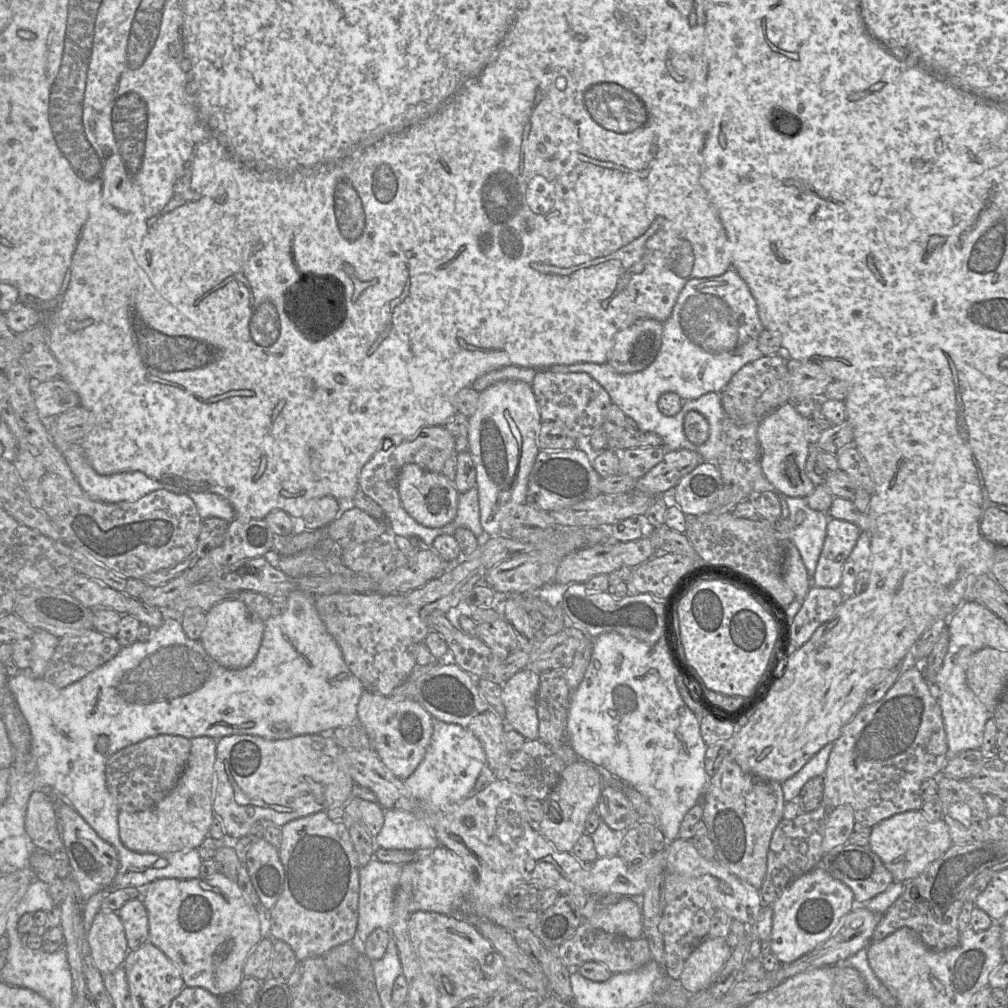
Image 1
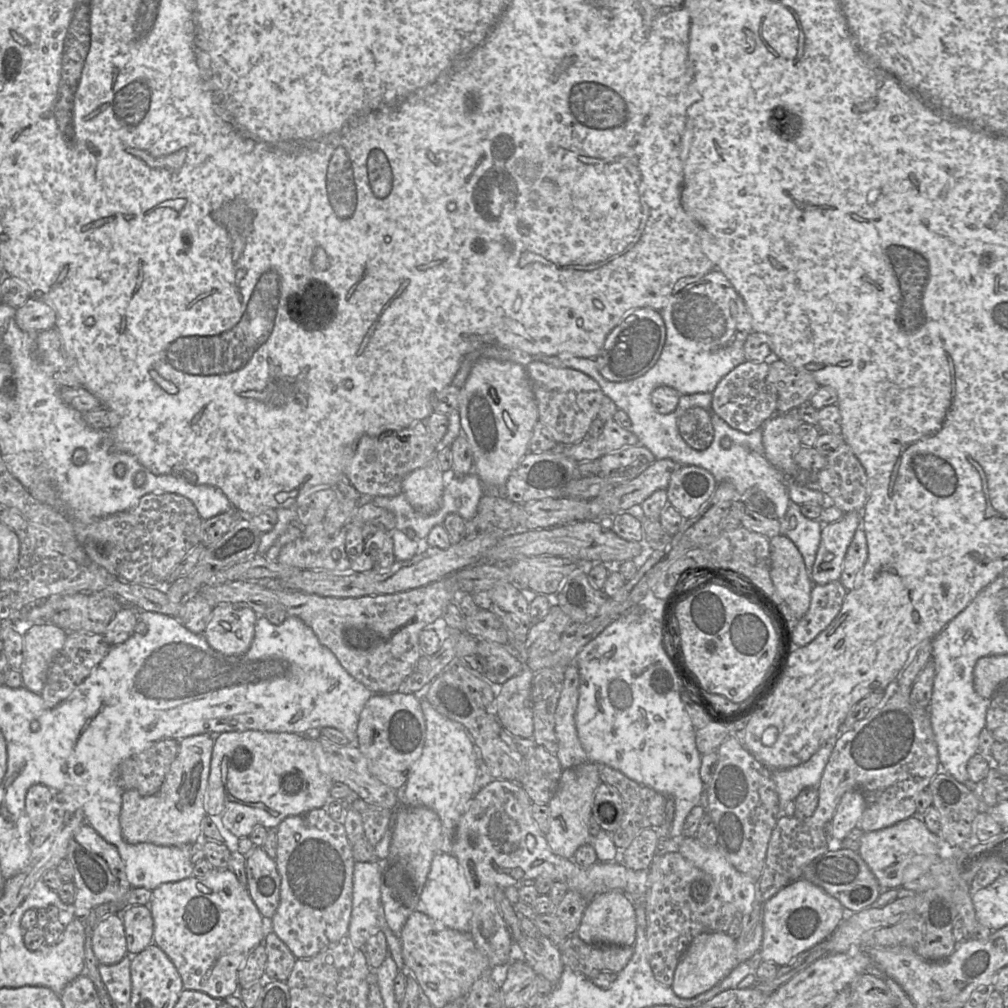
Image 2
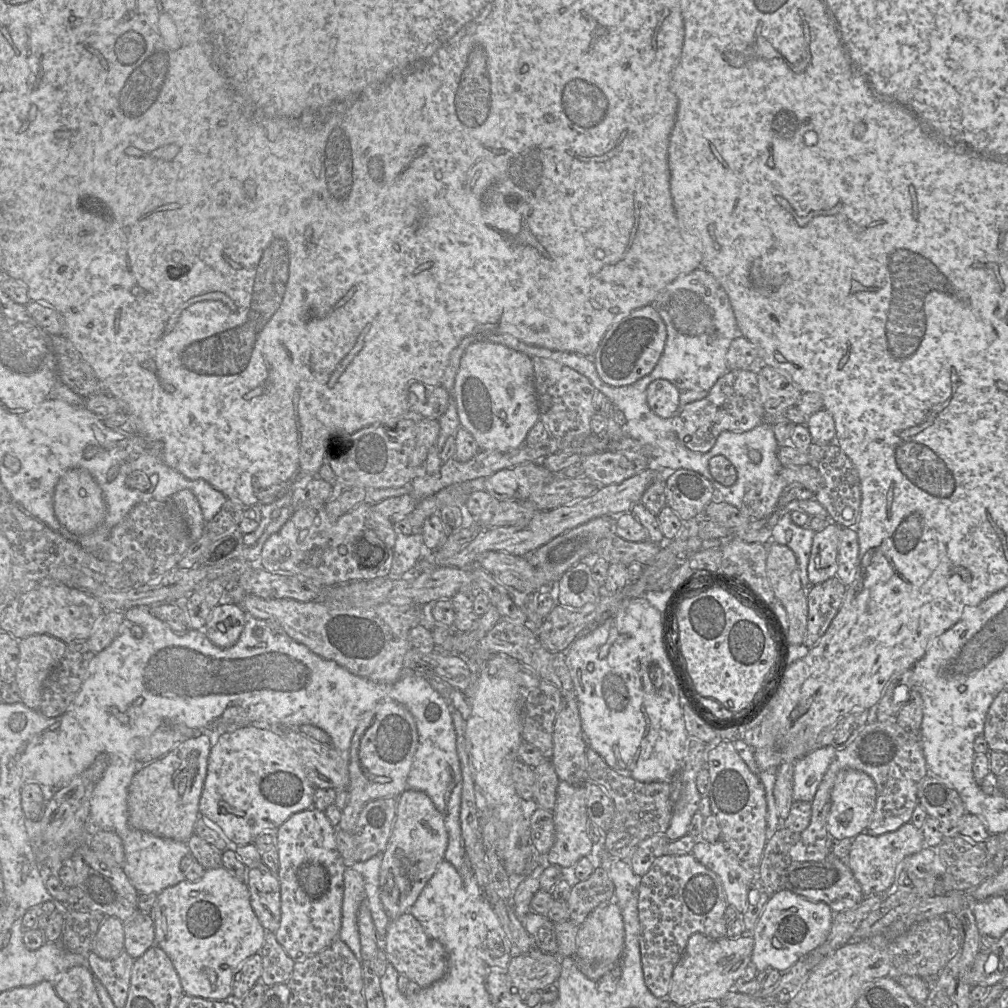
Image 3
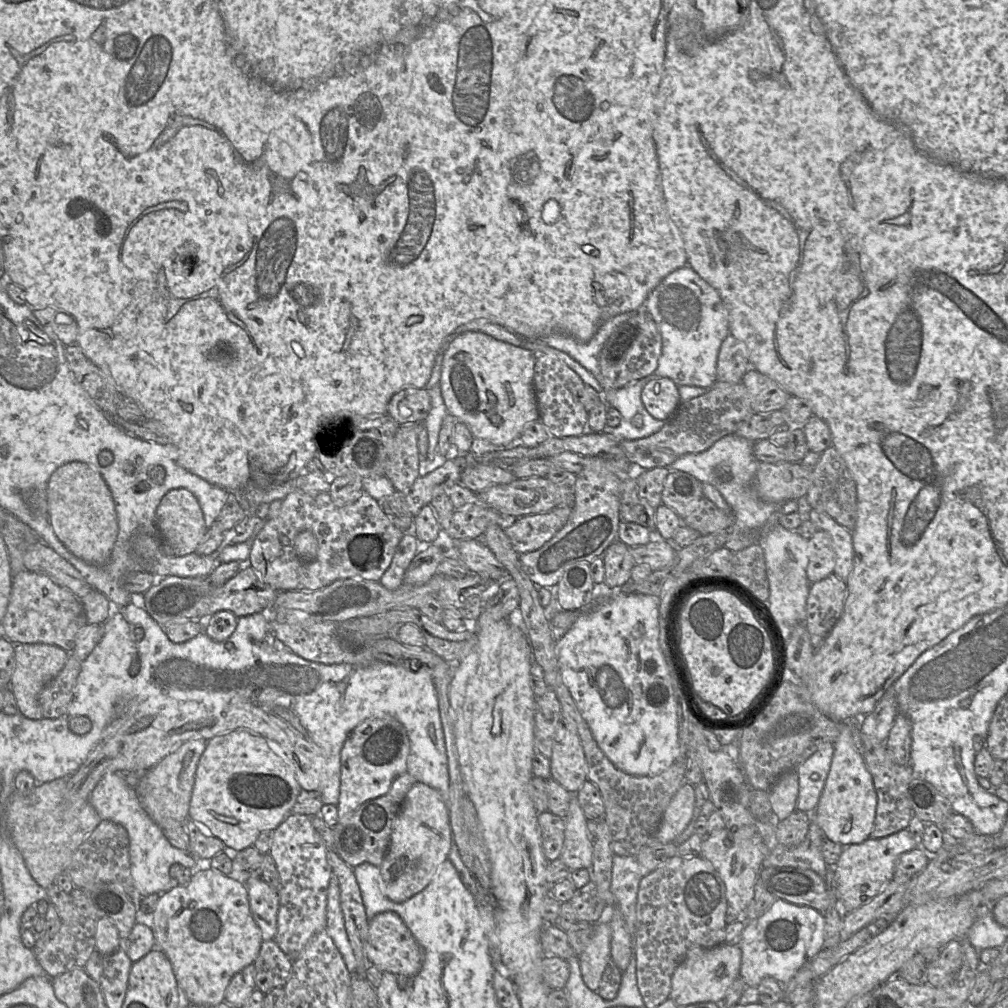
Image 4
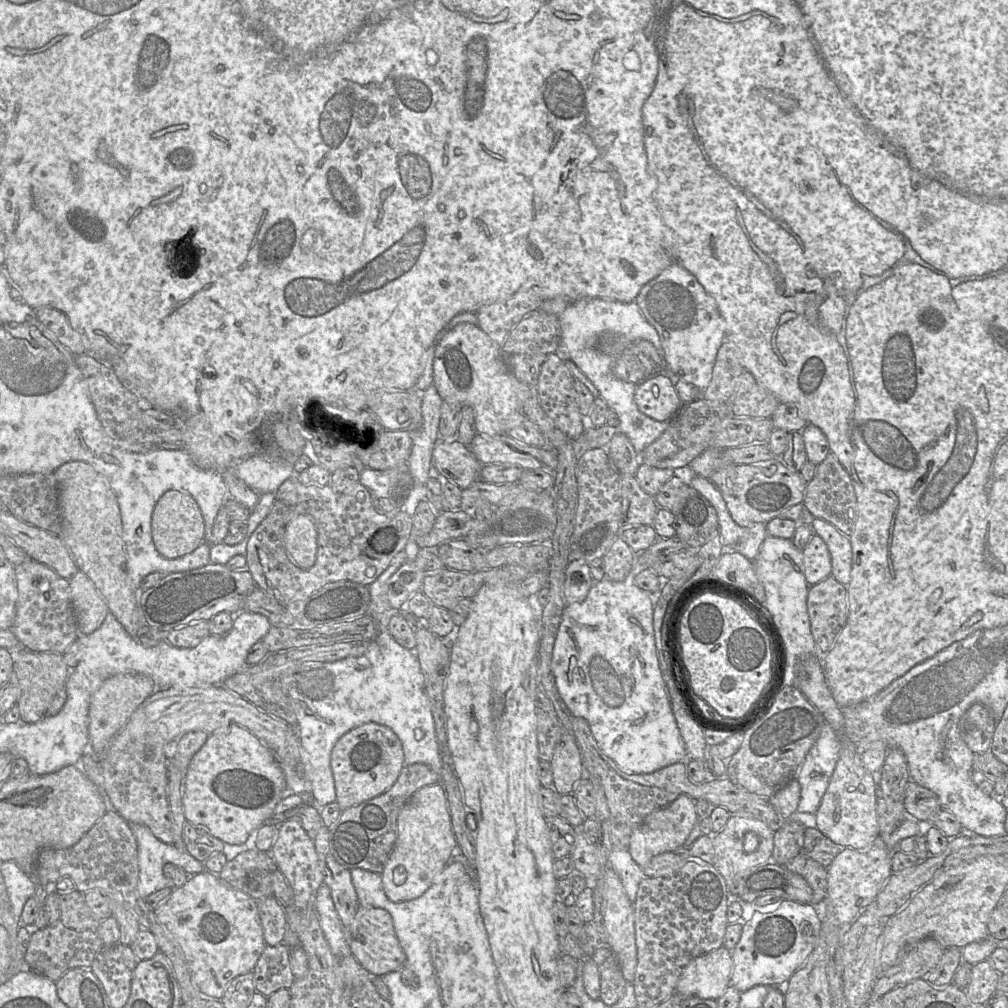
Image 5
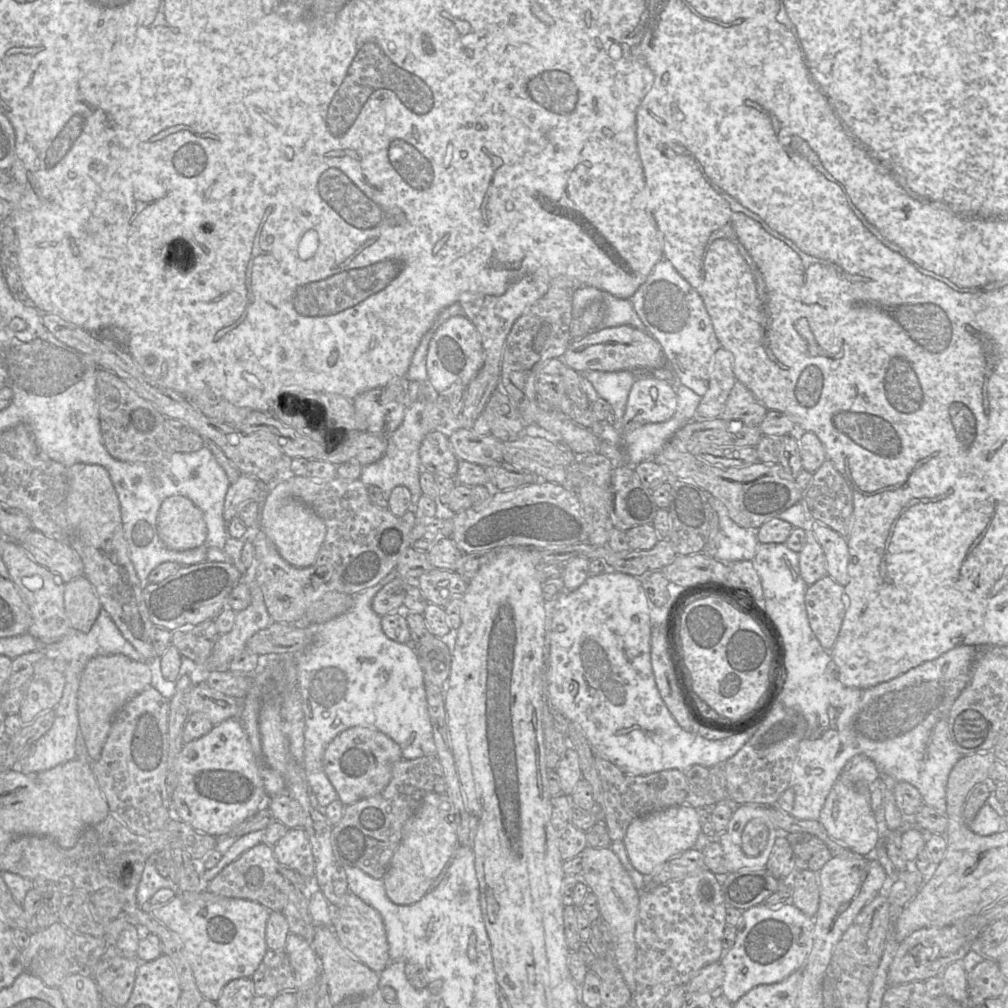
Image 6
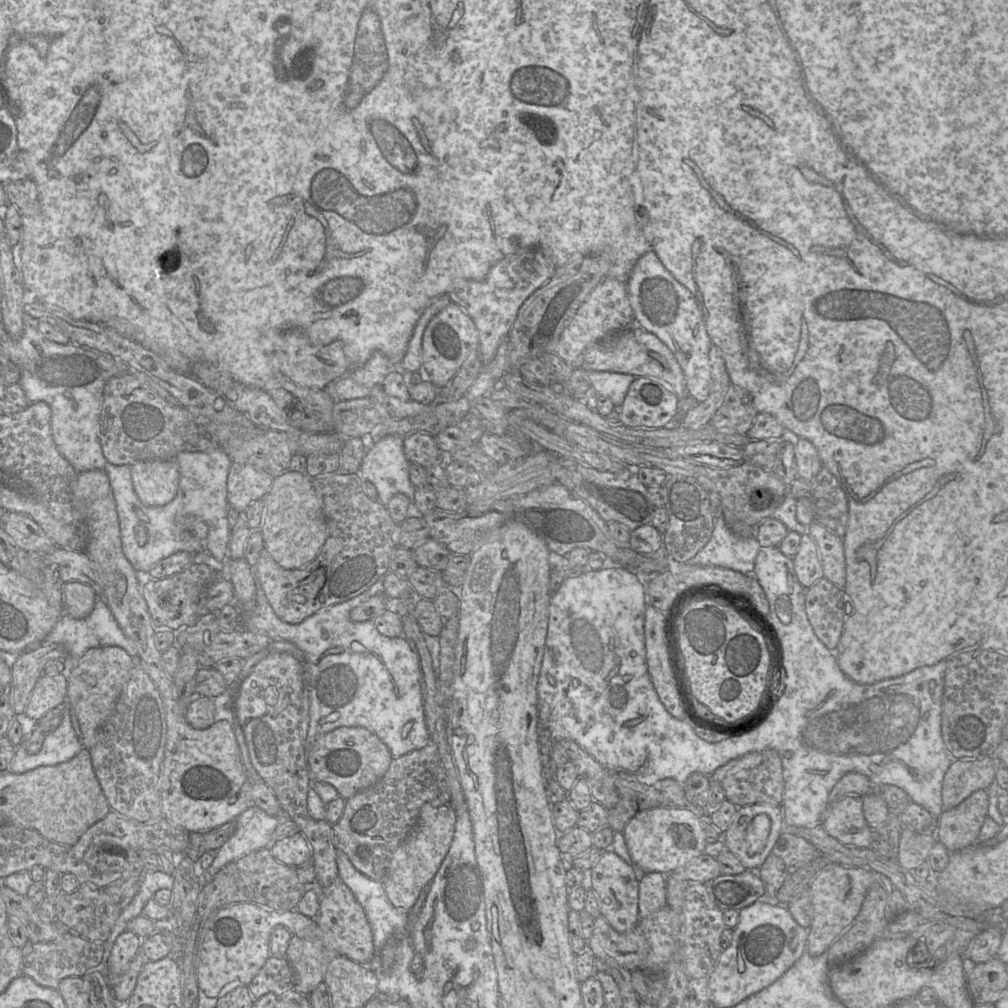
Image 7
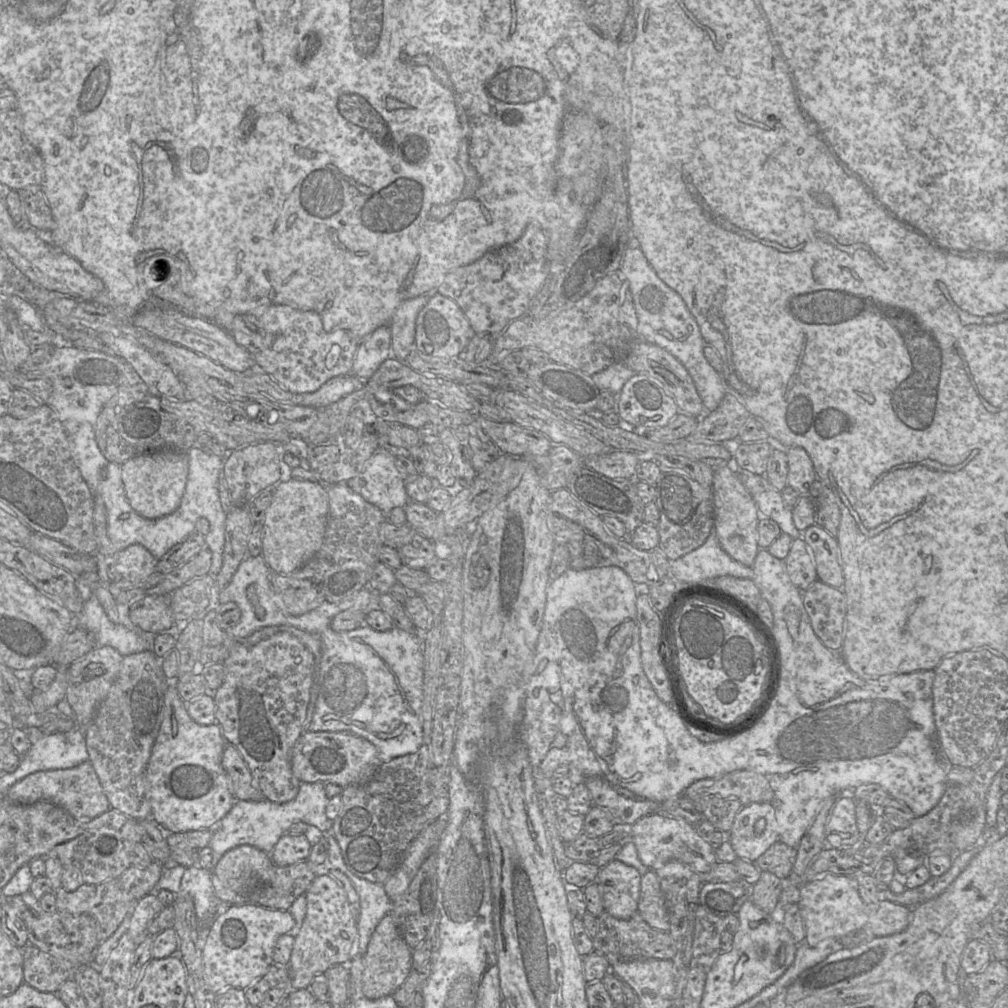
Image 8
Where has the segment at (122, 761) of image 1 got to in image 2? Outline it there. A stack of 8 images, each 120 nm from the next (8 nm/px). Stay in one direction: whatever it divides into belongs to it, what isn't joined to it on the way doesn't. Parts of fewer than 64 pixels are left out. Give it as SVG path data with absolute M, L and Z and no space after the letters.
M162 739L125 759L118 769L118 784L124 790L137 790L142 796L156 794L179 752L179 741Z

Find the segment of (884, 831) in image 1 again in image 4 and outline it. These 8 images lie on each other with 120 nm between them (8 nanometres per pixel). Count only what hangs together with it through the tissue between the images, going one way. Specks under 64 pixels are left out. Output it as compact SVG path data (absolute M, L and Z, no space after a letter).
M907 828L886 837L869 837L862 843L845 846L834 865L835 897L844 913L859 908L876 896L893 879L899 856L916 847L917 843Z

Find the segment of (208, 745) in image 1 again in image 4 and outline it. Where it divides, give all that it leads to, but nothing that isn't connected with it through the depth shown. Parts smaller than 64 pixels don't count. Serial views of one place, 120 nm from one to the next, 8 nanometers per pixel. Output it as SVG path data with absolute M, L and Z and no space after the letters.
M204 739L186 741L146 771L138 782L135 789L140 803L156 823L167 819L175 819L178 822L185 822L189 819L189 806L196 770L207 741Z

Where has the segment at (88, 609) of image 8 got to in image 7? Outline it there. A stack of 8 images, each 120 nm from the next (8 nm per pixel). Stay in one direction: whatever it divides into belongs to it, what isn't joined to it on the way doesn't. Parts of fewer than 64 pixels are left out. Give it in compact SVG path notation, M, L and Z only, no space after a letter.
M98 597L95 601L93 611L84 619L75 619L63 613L41 644L44 644L44 646L58 644L66 649L67 656L63 660L66 672L77 665L79 659L87 650L96 647L118 646L138 661L138 651L135 644L124 635L104 599Z

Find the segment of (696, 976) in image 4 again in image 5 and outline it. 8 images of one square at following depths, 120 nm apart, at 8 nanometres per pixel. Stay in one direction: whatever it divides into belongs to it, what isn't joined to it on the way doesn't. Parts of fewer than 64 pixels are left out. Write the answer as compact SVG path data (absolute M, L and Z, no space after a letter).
M722 945L693 958L684 967L676 986L676 993L681 998L717 1000L730 985L732 970L732 953Z

